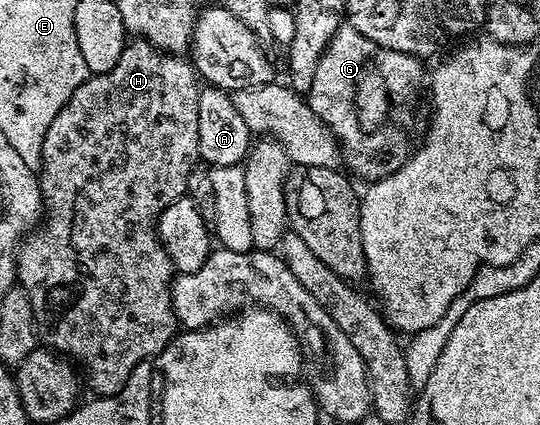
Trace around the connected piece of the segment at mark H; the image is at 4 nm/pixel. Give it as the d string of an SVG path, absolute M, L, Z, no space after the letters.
M134 38L127 43L123 53L120 54L120 60L112 70L108 70L107 73L92 74L78 87L76 94L68 98L60 114L52 118L52 126L48 126L48 134L44 134L42 167L38 176L38 189L42 191L44 215L37 227L27 232L18 245L16 280L30 295L34 319L37 327L44 330L45 343L53 351L77 362L80 368L82 363L81 371L84 373L85 387L87 384L94 391L91 393L95 397L115 396L128 382L138 363L141 360L149 360L151 356L167 348L179 331L180 323L174 313L174 307L170 304L170 286L176 275L176 269L170 263L168 254L162 249L162 244L158 240L158 219L173 200L187 195L188 174L200 160L196 126L196 121L200 118L199 91L200 77L195 72L193 63L185 55L161 52L160 49L153 48L148 41Z

